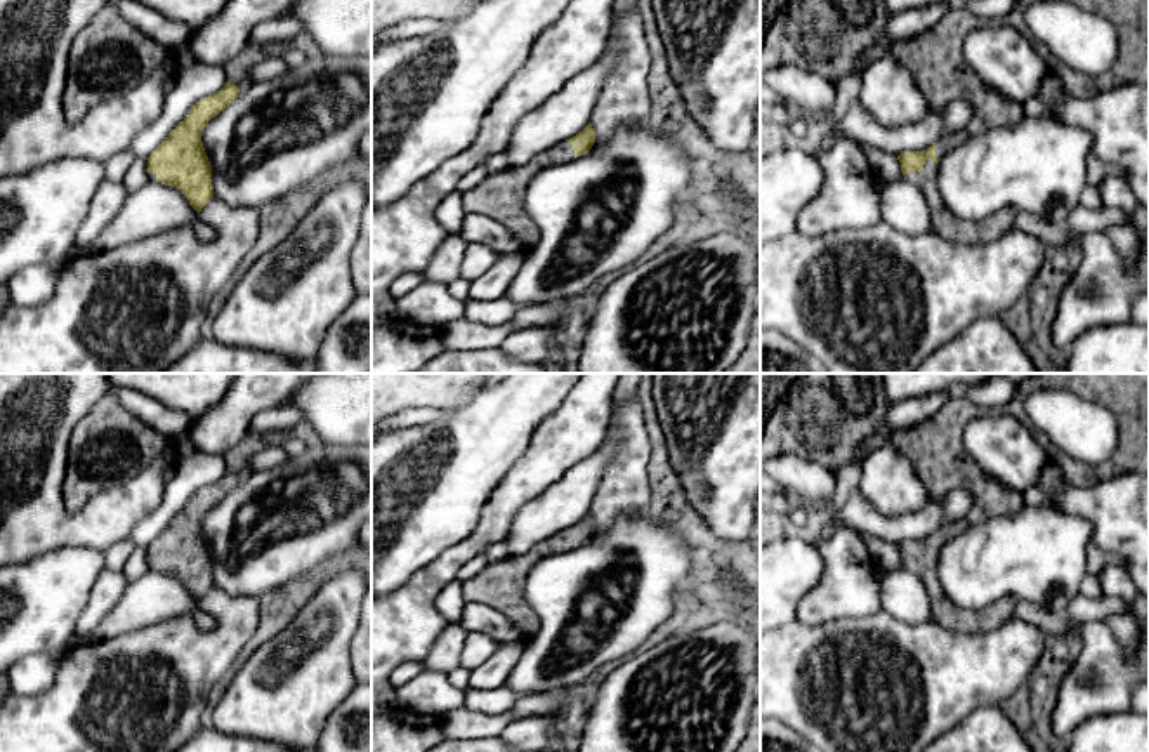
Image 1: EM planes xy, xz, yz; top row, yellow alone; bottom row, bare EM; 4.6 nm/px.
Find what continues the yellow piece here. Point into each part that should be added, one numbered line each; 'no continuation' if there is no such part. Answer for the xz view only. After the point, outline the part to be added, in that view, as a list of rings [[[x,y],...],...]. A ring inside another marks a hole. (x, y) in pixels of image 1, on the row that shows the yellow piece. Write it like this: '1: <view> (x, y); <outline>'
1: xz (500, 195); [[[562,141],[521,167],[507,167],[486,175],[474,189],[462,195],[465,214],[483,214],[512,231],[522,243],[535,245],[540,229],[524,208],[528,182],[540,170],[574,158],[569,141]]]

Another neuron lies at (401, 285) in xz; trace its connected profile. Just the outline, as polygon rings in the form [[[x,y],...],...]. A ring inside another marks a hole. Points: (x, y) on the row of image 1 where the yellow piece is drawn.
[[[406,273],[397,276],[391,287],[389,292],[392,295],[392,299],[401,299],[403,295],[406,295],[408,292],[411,292],[417,285],[420,285],[423,281],[423,274],[422,273]]]

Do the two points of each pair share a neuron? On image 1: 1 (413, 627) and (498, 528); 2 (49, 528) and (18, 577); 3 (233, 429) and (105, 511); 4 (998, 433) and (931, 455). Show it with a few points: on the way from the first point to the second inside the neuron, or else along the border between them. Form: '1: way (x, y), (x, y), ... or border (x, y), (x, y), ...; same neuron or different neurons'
1: way (415, 600), (471, 546); same neuron
2: border (66, 546), (18, 565); different neurons
3: border (186, 433), (196, 450); different neurons
4: border (984, 412), (965, 426), (962, 445), (990, 476); different neurons

